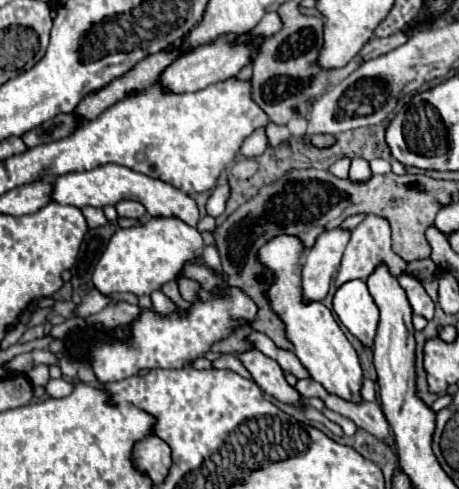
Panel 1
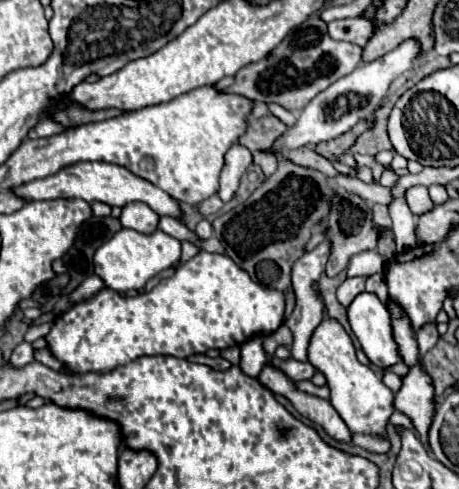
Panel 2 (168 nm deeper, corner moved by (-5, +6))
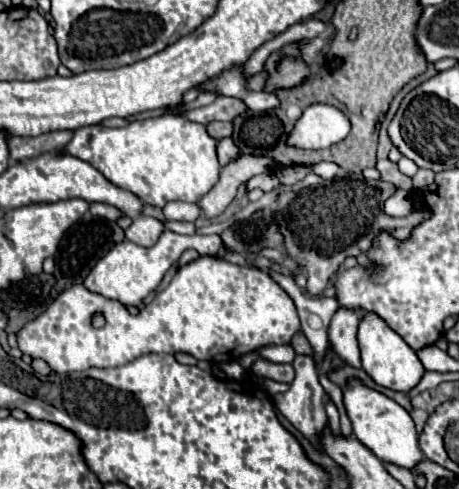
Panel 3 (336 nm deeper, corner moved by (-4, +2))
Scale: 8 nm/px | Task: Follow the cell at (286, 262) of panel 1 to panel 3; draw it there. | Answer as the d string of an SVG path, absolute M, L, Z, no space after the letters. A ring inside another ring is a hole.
M350 380L350 386L344 390L344 406L352 420L356 438L366 448L370 448L382 462L414 470L424 460L424 454L418 448L418 434L414 420L400 404L396 404L394 400L386 398L384 394L372 388L366 388L360 380Z

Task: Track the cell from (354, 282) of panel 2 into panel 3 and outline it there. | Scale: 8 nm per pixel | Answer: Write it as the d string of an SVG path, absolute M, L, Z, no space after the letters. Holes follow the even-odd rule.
M340 308L336 310L328 328L328 340L334 354L354 368L360 368L360 350L356 340L360 316L362 312L346 312L344 308Z

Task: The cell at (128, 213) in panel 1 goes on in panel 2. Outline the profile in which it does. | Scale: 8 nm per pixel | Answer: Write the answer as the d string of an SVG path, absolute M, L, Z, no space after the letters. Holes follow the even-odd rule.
M131 202L123 208L121 212L121 224L125 228L131 228L131 230L137 230L137 232L155 232L157 230L157 222L159 222L159 216L143 202Z

